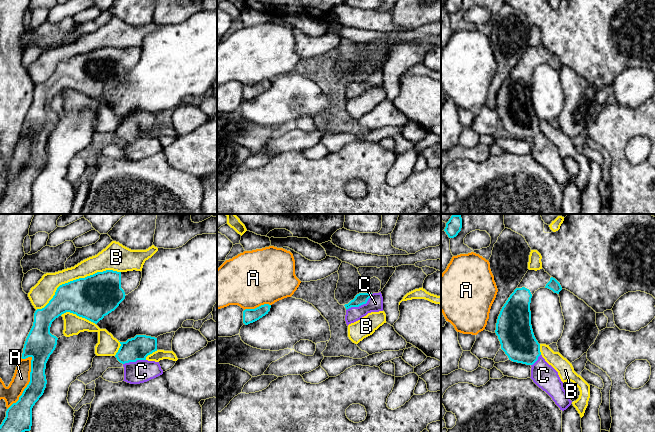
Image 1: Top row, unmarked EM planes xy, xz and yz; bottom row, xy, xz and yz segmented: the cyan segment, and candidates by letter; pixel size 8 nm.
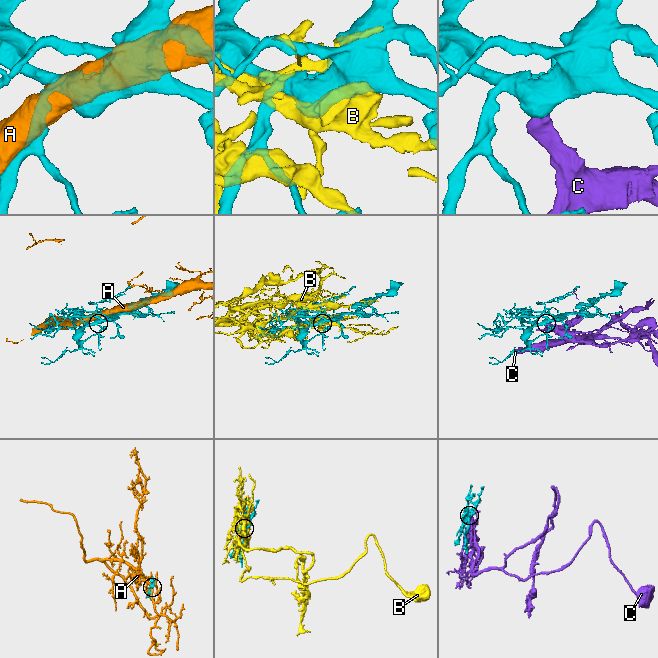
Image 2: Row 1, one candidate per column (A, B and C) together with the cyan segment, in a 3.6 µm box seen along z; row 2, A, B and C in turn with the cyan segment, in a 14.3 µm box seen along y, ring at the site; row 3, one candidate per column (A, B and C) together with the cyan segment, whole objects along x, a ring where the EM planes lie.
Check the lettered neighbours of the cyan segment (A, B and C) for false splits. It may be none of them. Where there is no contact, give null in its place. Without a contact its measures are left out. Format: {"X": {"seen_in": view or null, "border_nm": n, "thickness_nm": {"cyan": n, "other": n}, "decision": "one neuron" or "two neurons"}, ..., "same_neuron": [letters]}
{"A": {"seen_in": "xy", "border_nm": 480, "thickness_nm": {"cyan": 180, "other": 140}, "decision": "two neurons"}, "B": {"seen_in": "xy", "border_nm": 750, "thickness_nm": {"cyan": 360, "other": 160}, "decision": "two neurons"}, "C": {"seen_in": "xz", "border_nm": 260, "thickness_nm": {"cyan": 90, "other": 130}, "decision": "one neuron"}, "same_neuron": ["C"]}

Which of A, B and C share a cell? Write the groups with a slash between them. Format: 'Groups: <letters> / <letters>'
Groups: A / B / C

